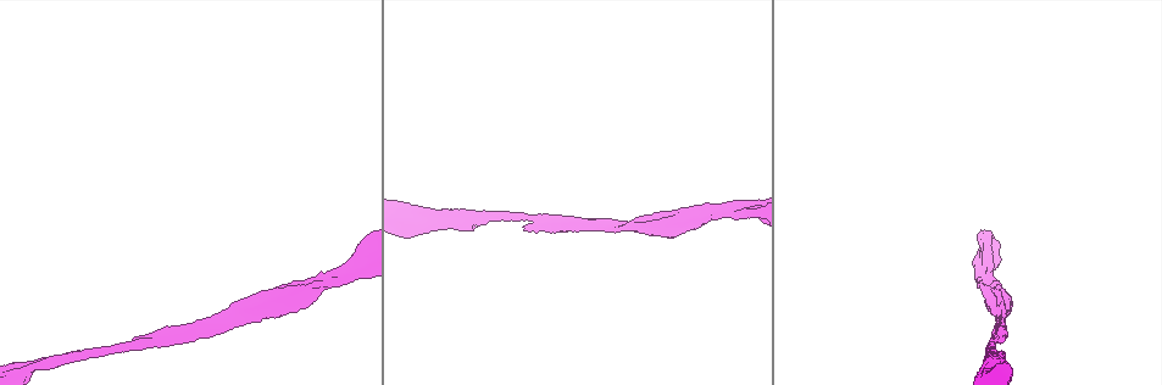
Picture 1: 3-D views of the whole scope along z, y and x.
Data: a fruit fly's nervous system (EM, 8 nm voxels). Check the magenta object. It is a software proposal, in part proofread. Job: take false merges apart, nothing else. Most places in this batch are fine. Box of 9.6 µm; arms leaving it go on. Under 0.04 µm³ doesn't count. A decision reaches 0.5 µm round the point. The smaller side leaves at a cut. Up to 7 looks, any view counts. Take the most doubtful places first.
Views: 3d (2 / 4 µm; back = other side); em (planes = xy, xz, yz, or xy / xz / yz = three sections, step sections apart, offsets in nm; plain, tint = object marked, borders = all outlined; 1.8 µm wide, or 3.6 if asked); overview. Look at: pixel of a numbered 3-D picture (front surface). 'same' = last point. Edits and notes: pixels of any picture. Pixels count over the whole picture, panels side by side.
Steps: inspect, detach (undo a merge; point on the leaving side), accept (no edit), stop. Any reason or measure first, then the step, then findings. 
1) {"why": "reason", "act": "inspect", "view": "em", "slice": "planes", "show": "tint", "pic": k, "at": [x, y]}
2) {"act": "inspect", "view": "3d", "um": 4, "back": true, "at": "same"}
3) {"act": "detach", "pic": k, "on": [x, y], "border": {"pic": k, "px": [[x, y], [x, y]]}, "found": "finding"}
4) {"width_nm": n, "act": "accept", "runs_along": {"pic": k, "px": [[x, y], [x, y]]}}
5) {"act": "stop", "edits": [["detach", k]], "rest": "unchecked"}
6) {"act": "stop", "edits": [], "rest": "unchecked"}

{"why": "calibre changes", "act": "inspect", "view": "em", "um": 3.6, "slice": "planes", "show": "plain", "pic": 1, "at": [983, 280]}

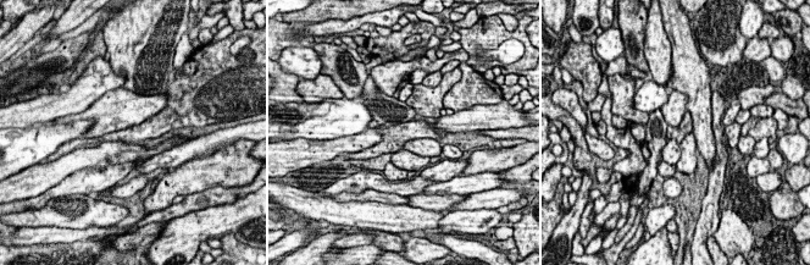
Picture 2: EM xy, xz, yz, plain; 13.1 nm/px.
{"why": "with the object marked", "act": "inspect", "view": "em", "um": 3.6, "slice": "planes", "show": "tint", "at": "same"}

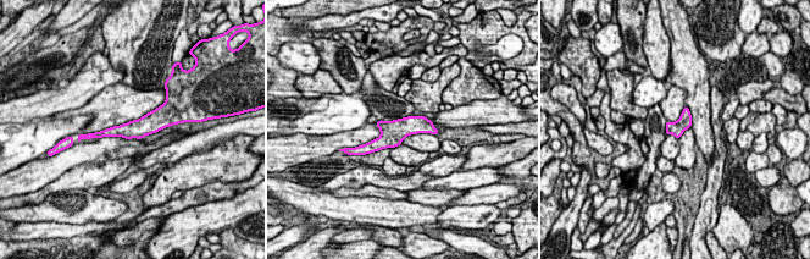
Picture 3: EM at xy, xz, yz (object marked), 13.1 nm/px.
{"width_nm": 190, "act": "accept", "found": "all the same neuron"}

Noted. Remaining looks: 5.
{"why": "sudden change in width", "act": "inspect", "view": "3d", "um": 4, "pic": 1, "at": [256, 312]}

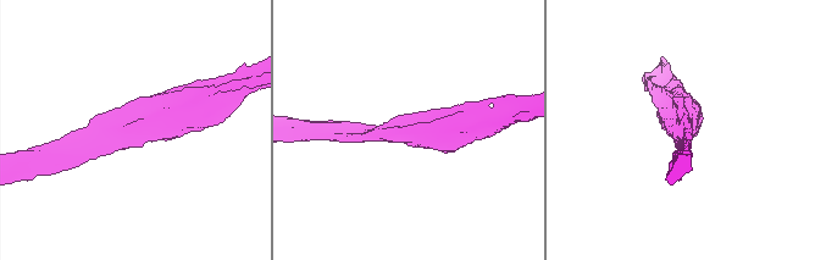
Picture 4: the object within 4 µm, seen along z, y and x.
{"arm_widths_nm": [180, 550], "act": "inspect", "view": "em", "um": 3.6, "slice": "planes", "show": "tint", "pic": 4, "at": [682, 131]}

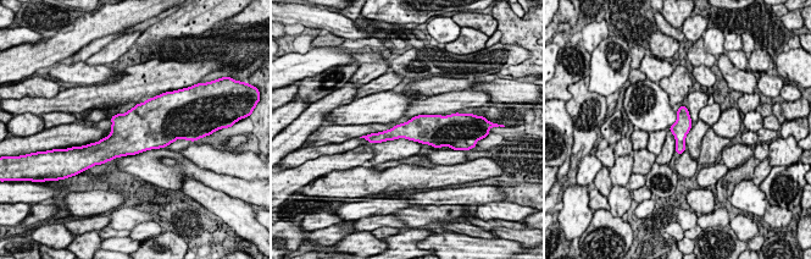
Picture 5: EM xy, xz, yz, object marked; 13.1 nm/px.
{"width_nm": 220, "act": "accept", "found": "one neuron here"}

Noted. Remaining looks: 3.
{"why": "calibre changes", "act": "inspect", "view": "em", "um": 3.6, "slice": "planes", "show": "tint", "pic": 1, "at": [29, 368]}

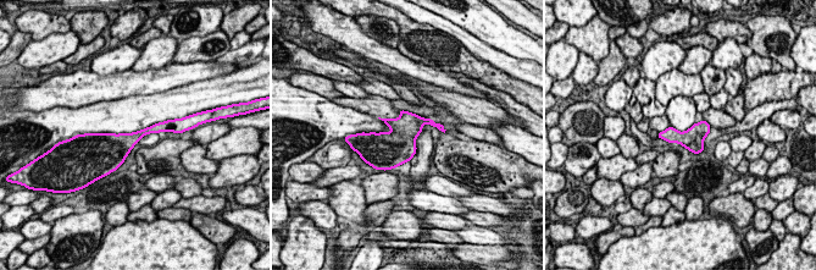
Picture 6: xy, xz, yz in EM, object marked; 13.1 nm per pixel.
{"act": "accept", "found": "all the same neuron"}

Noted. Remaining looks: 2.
{"act": "stop", "edits": [], "rest": "unchecked"}

